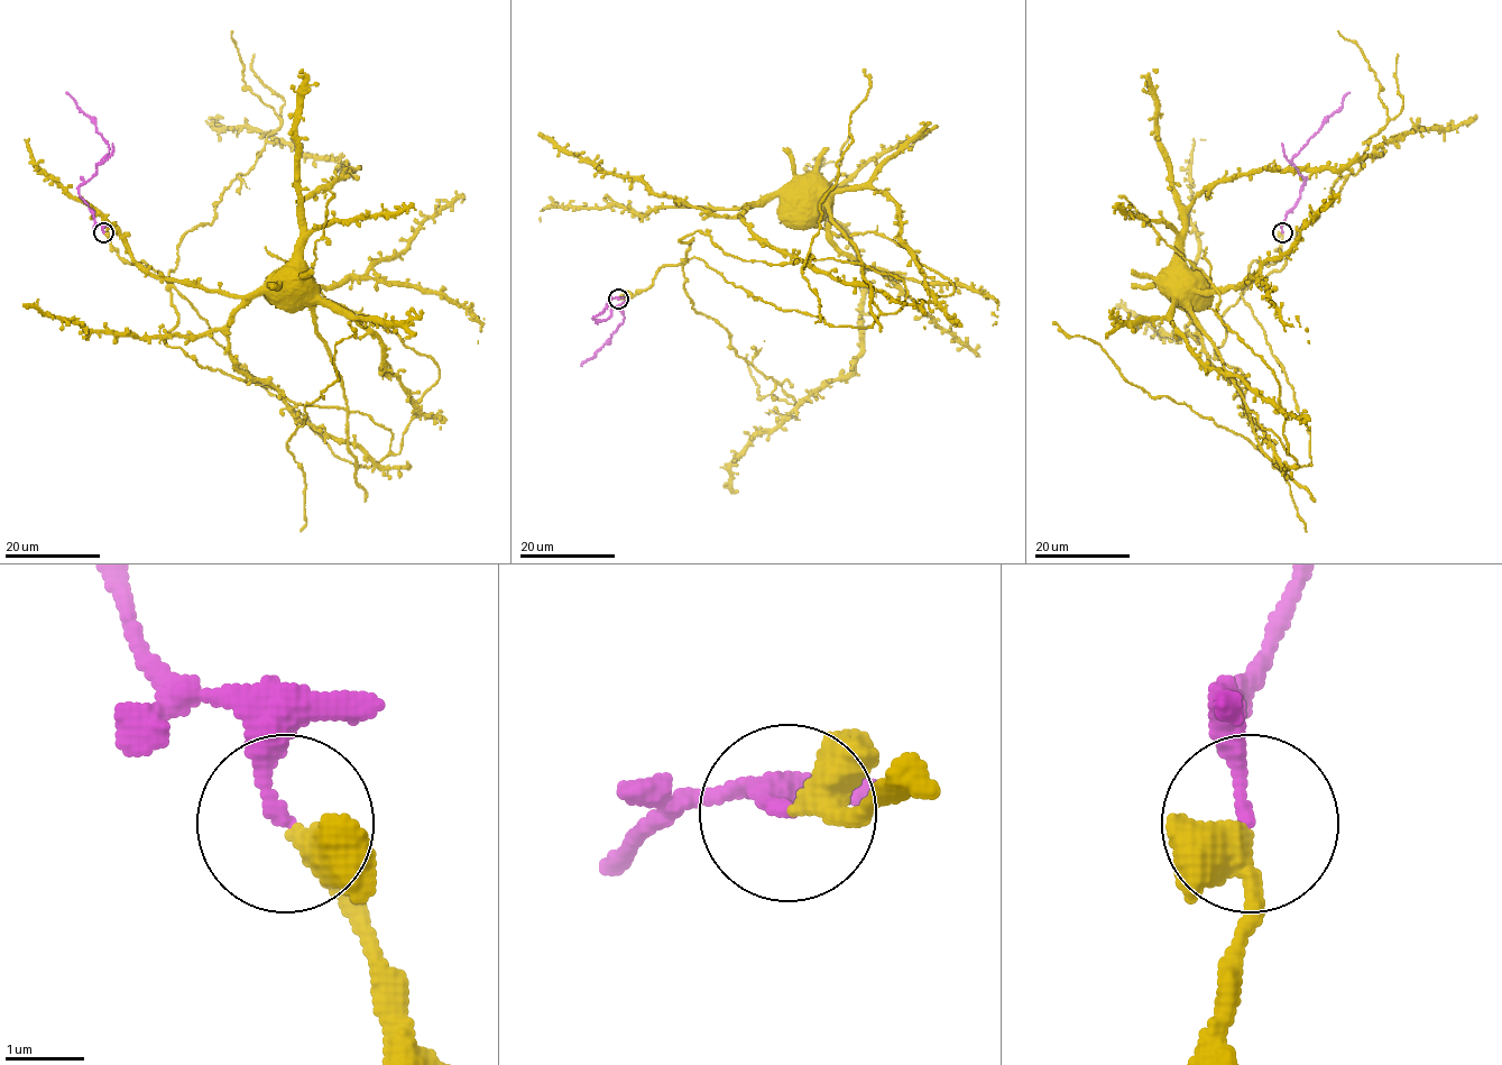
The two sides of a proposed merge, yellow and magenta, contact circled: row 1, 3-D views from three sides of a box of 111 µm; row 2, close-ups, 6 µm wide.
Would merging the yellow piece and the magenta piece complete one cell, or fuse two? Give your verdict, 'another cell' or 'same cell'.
same cell

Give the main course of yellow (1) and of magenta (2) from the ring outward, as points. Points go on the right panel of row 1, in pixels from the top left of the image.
1: (1282, 232), (1222, 317), (1215, 354), (1240, 388), (1179, 290), (1197, 196), (1475, 118)
2: (1282, 232), (1281, 225), (1300, 194), (1305, 178), (1292, 158), (1342, 104), (1342, 99), (1350, 92)

